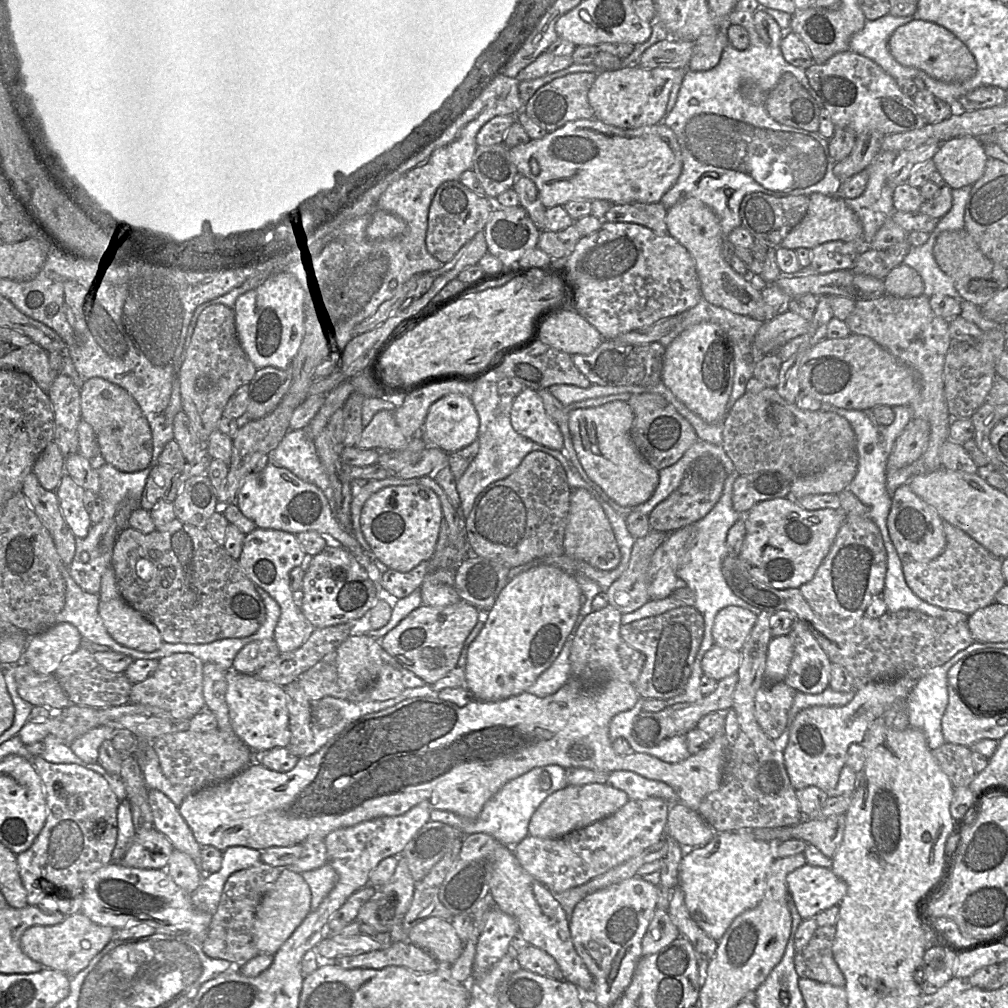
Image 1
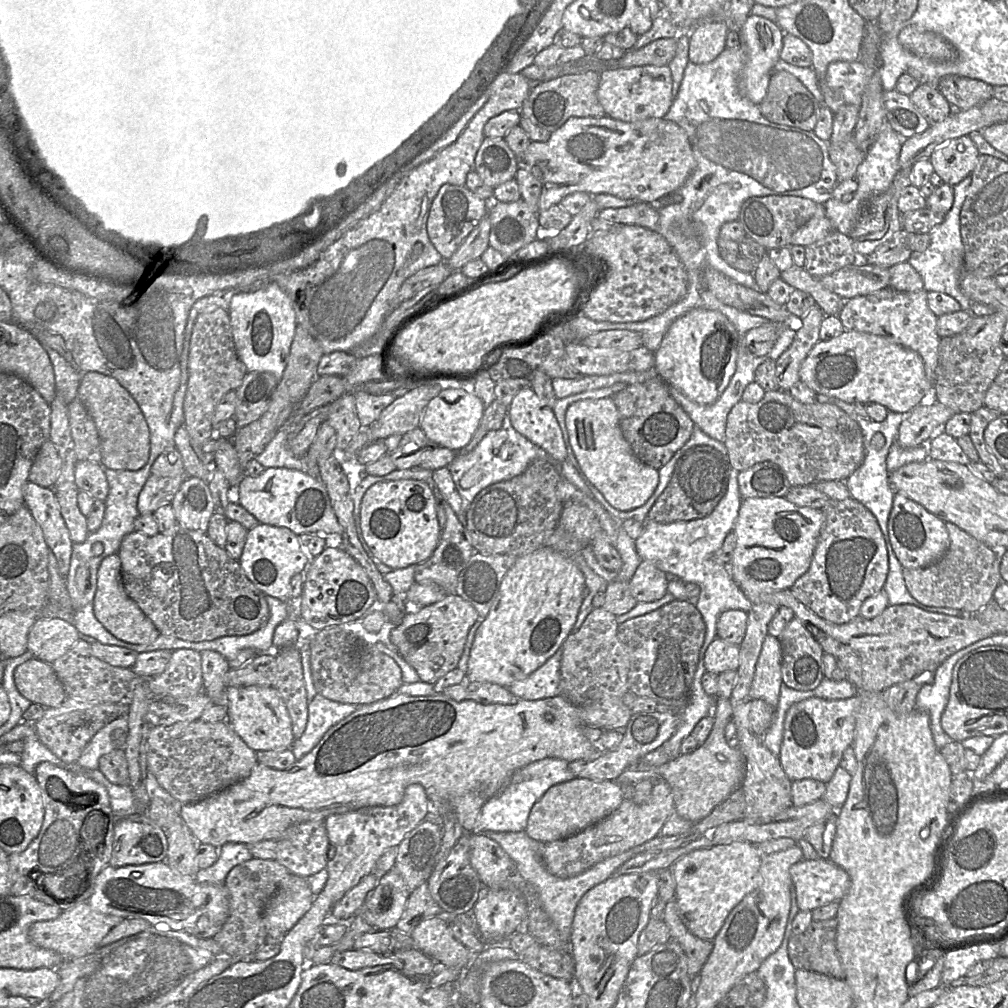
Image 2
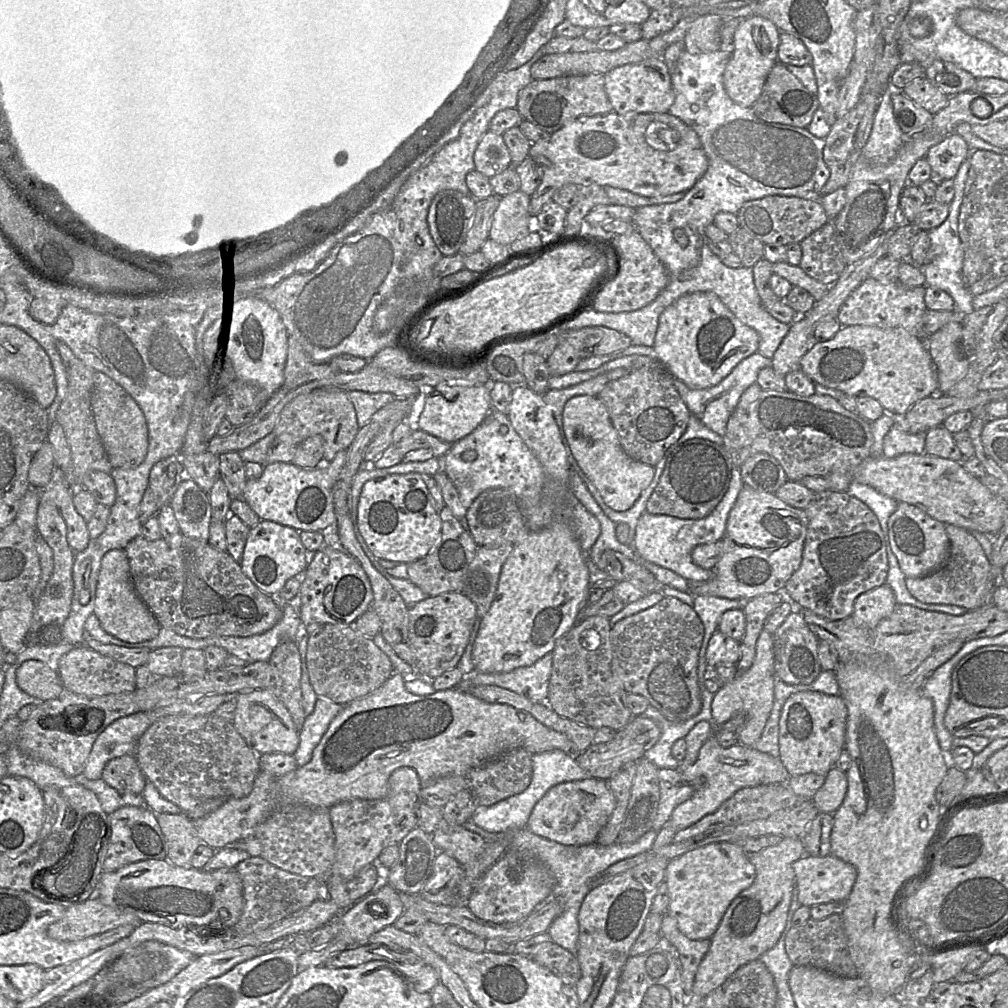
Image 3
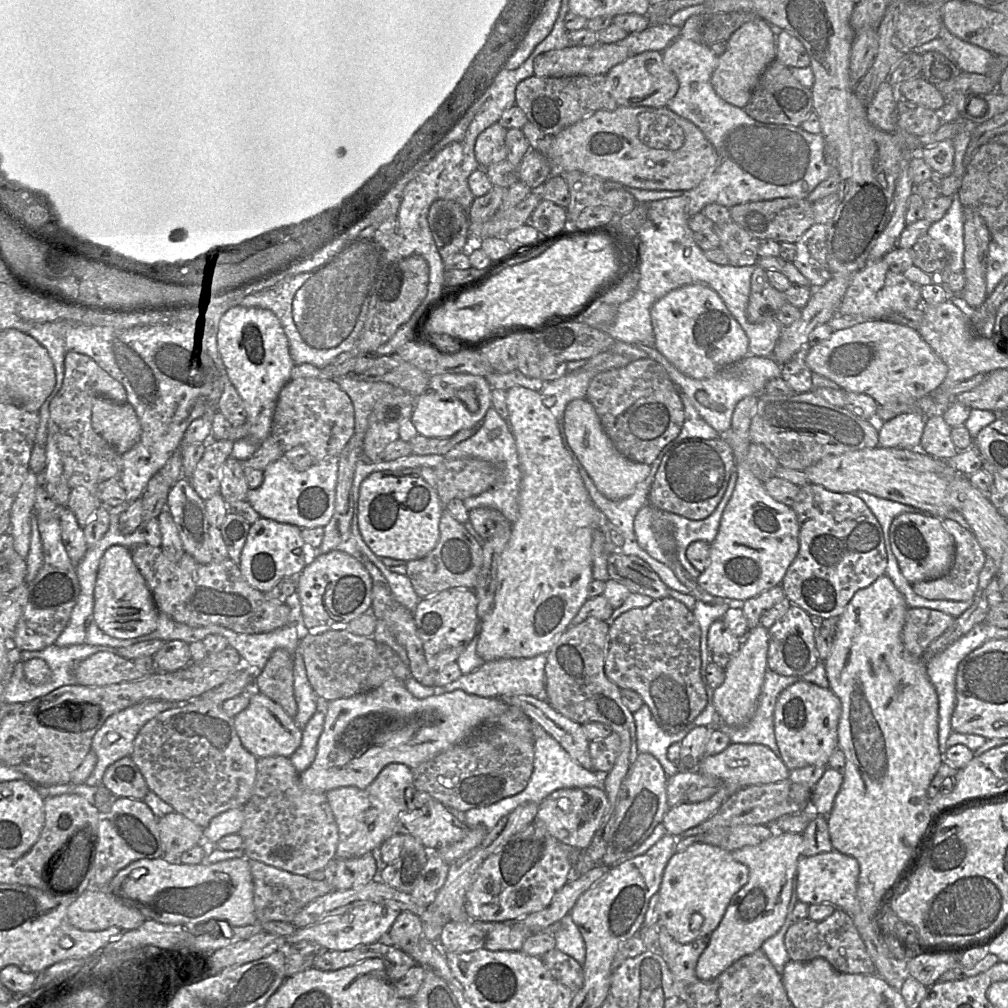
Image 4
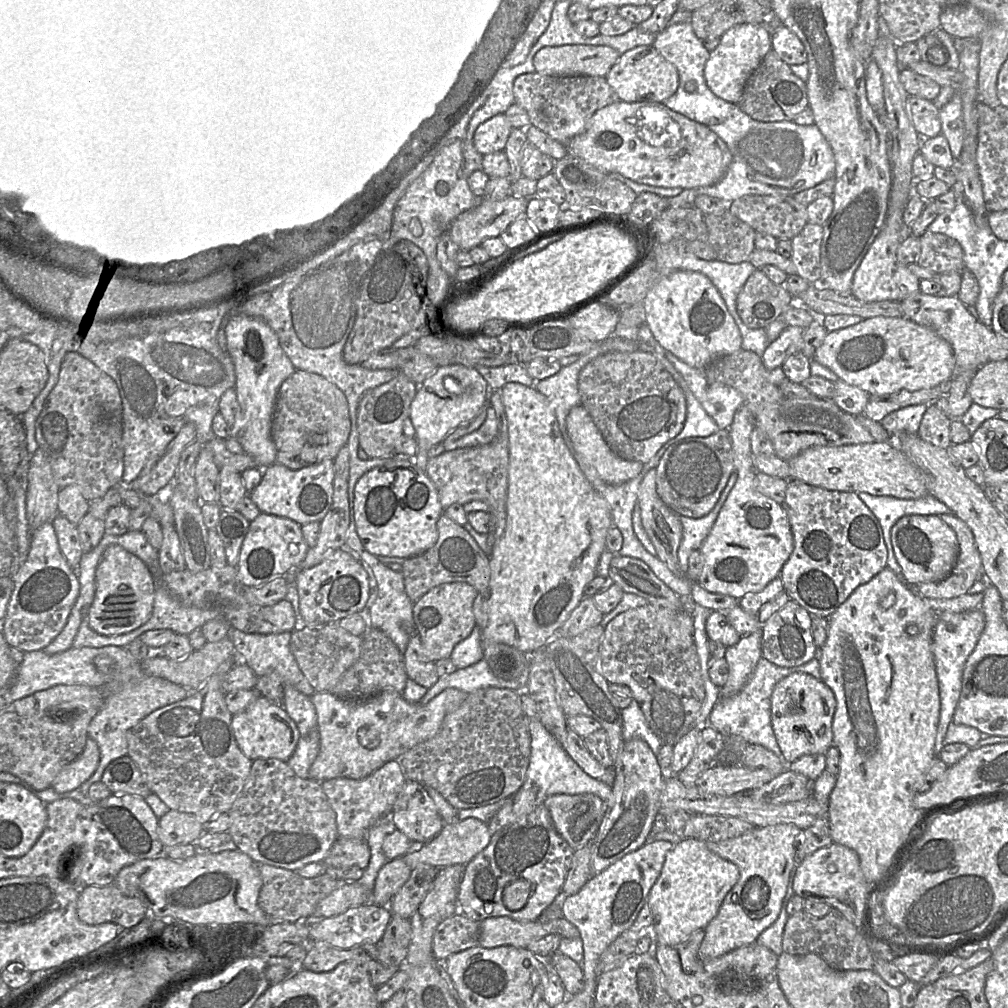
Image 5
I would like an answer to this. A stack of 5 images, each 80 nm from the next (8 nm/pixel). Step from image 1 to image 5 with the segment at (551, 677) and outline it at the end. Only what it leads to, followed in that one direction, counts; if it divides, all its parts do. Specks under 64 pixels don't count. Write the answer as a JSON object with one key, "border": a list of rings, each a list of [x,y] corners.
{"border":[[[482,659],[475,664],[456,669],[451,674],[439,677],[438,681],[427,690],[419,703],[426,704],[435,696],[450,688],[456,688],[468,694],[487,687],[507,688],[515,692],[521,692],[526,690],[527,681],[528,668],[523,671],[519,678],[504,680],[495,676],[487,662]]]}

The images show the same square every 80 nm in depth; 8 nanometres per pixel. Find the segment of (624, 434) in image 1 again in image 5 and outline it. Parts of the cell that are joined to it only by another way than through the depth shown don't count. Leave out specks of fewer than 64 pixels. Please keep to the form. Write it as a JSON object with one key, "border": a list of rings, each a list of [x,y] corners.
{"border":[[[582,404],[574,406],[570,410],[567,415],[566,425],[568,435],[576,452],[585,460],[585,462],[596,469],[598,475],[605,483],[620,485],[635,478],[642,472],[643,463],[623,459],[612,451],[590,414]]]}

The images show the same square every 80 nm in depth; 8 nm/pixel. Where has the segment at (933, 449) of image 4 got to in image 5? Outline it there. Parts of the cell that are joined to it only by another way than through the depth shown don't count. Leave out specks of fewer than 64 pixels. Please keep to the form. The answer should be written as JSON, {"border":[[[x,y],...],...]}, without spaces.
{"border":[[[940,402],[928,404],[922,417],[918,435],[922,440],[934,446],[948,449],[950,447],[950,423],[951,419],[940,409]]]}

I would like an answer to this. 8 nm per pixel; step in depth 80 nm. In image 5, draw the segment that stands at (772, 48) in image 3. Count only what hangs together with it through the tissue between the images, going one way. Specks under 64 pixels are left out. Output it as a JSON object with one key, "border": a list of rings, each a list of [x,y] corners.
{"border":[[[741,24],[728,30],[720,38],[718,47],[710,52],[704,68],[704,77],[709,89],[717,97],[737,104],[749,77],[772,50],[771,38],[772,35],[767,30],[754,24]]]}

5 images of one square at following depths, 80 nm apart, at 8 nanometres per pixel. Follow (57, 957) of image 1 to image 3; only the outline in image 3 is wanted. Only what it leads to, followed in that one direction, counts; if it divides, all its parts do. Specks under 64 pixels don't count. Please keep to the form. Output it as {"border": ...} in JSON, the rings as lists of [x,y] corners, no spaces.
{"border":[[[89,898],[66,908],[63,918],[47,927],[48,937],[59,941],[79,941],[122,925],[138,927],[142,921],[133,914],[118,911]]]}

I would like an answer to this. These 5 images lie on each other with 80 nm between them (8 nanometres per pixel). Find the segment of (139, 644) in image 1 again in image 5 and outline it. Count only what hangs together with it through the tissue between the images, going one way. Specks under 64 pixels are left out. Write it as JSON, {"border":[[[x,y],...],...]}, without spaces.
{"border":[[[110,545],[96,570],[95,597],[88,609],[89,626],[107,636],[129,633],[150,619],[154,596],[155,579],[145,563],[120,545]]]}

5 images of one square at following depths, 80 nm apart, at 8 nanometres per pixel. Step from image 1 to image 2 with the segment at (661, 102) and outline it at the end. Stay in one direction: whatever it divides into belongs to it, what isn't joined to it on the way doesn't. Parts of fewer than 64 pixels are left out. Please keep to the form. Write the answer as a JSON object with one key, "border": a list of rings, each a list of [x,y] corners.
{"border":[[[638,66],[619,68],[600,73],[598,100],[605,116],[623,122],[648,118],[664,118],[673,103],[672,76],[668,66]]]}

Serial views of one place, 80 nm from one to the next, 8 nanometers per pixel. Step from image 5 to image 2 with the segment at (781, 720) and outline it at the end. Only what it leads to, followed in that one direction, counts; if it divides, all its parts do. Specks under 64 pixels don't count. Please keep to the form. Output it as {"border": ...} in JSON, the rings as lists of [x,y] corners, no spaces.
{"border":[[[859,694],[841,700],[811,697],[794,703],[786,712],[779,753],[781,766],[791,781],[815,779],[827,784],[839,767],[843,752],[854,741]]]}

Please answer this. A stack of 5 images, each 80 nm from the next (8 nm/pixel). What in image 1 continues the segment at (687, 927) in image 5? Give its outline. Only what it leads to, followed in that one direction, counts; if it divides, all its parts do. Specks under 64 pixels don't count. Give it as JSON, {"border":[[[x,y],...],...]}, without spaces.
{"border":[[[732,830],[719,832],[704,847],[685,853],[679,867],[679,886],[691,917],[711,938],[719,941],[737,916],[762,900],[768,871],[775,860],[772,848],[770,843],[754,838],[748,831]]]}

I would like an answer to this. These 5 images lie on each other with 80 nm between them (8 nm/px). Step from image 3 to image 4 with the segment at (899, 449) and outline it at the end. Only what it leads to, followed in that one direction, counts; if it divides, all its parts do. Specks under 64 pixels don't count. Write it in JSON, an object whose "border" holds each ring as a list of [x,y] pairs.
{"border":[[[912,411],[901,413],[886,422],[878,422],[878,446],[920,450],[927,418],[921,412]]]}

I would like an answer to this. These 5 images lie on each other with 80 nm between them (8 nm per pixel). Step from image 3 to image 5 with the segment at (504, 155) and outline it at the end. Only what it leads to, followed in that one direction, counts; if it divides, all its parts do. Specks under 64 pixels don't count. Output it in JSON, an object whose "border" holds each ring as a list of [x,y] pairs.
{"border":[[[498,114],[480,124],[474,134],[474,146],[482,155],[504,151],[513,127],[505,117]]]}

